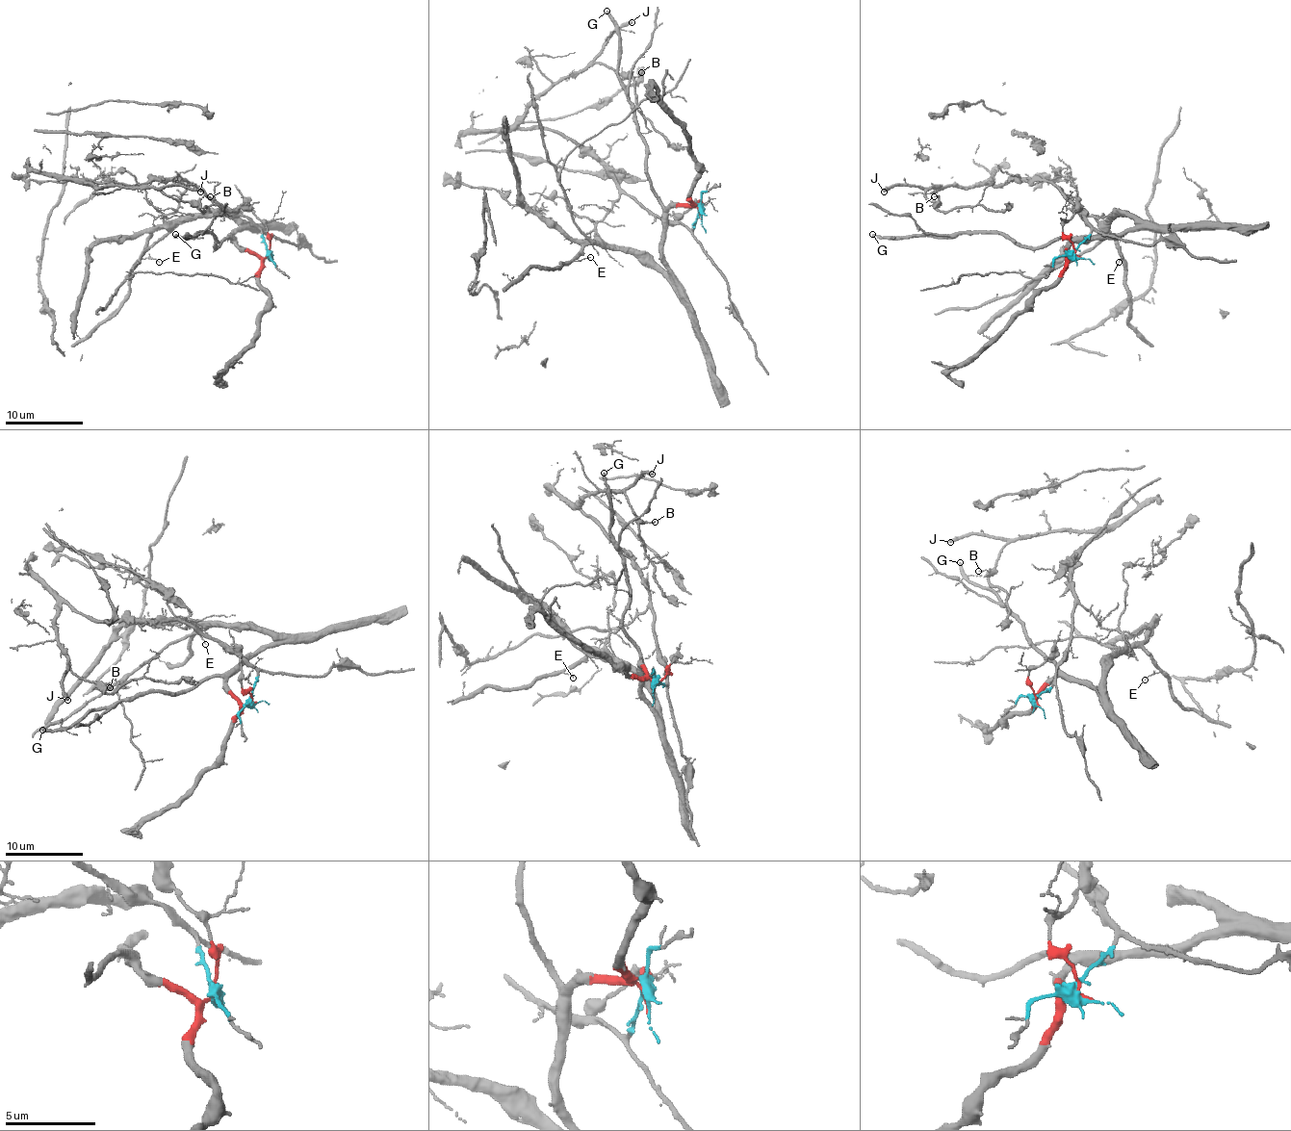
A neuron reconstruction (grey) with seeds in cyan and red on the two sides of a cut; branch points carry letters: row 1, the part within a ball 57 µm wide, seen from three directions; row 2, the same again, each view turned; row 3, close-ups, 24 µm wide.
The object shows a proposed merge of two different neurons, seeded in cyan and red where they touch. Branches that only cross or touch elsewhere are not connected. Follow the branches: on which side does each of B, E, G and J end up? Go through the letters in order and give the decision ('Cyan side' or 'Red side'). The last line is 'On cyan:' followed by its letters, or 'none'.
B: Cyan side
E: Red side
G: Red side
J: Cyan side
On cyan: B, J

